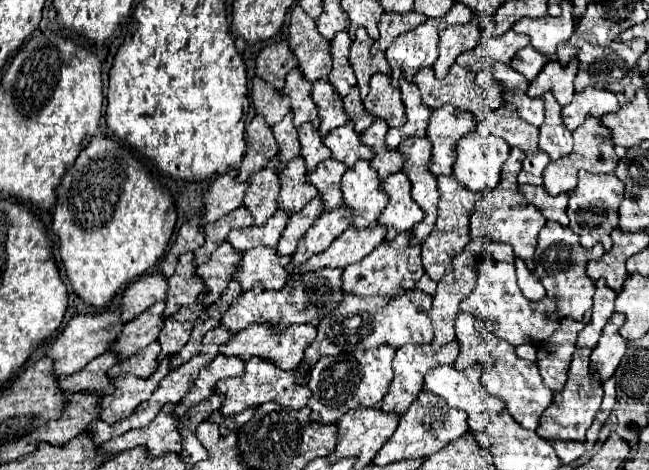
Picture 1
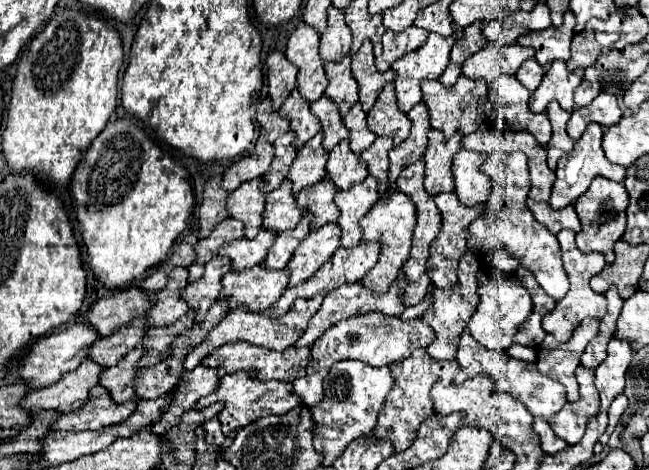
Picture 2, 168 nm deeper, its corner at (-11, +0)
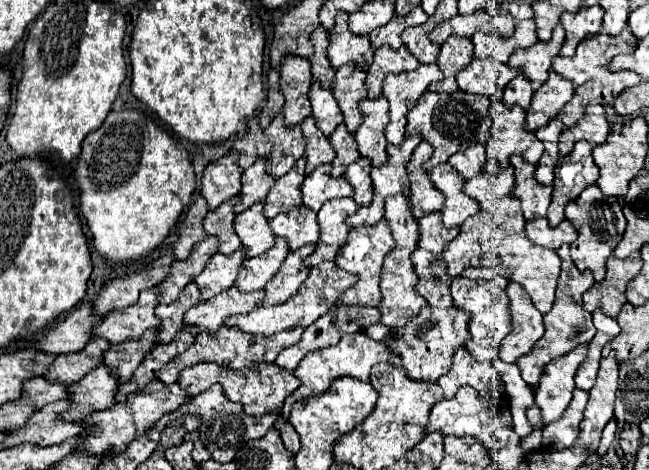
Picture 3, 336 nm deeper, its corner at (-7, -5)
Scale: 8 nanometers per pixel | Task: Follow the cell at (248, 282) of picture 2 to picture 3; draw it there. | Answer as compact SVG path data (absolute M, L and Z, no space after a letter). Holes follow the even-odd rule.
M235 287L219 293L217 297L199 303L187 315L183 315L183 323L189 327L197 327L201 331L215 333L223 327L223 321L235 313L249 313L259 307L259 301L263 299L263 291L253 293L239 293Z

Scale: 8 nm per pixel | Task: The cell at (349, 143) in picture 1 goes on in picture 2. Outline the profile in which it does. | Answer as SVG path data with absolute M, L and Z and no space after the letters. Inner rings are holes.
M349 140L339 142L329 152L327 178L335 182L337 190L347 190L351 184L367 178L367 166L363 166L361 158L349 148Z

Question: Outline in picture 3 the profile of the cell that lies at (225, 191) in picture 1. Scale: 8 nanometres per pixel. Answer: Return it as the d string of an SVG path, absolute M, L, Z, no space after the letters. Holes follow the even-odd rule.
M197 197L193 205L189 207L181 227L179 227L179 237L173 243L173 257L175 261L183 261L189 257L189 251L193 249L195 243L205 239L203 231L203 217L207 215L207 203L203 197Z

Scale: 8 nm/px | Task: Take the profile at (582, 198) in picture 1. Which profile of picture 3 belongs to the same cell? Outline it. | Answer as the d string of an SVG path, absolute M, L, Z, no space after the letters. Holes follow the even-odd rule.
M597 185L587 187L575 201L565 207L565 217L577 227L579 237L571 243L571 259L579 271L591 271L595 281L605 279L605 261L621 241L627 221L613 197L605 197Z

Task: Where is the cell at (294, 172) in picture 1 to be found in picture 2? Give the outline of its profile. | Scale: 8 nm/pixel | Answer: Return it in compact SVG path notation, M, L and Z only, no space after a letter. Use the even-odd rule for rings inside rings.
M287 178L283 180L283 184L277 190L267 194L263 228L283 232L283 230L293 228L303 216L305 216L303 210L299 210L299 206L295 206L295 194L293 194L291 182L287 182Z

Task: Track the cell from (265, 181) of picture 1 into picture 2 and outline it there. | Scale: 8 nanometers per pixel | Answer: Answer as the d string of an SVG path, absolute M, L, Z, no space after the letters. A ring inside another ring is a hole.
M263 176L245 182L227 198L229 216L245 224L245 238L255 238L257 232L263 228L263 202L267 198L263 182L265 182Z

